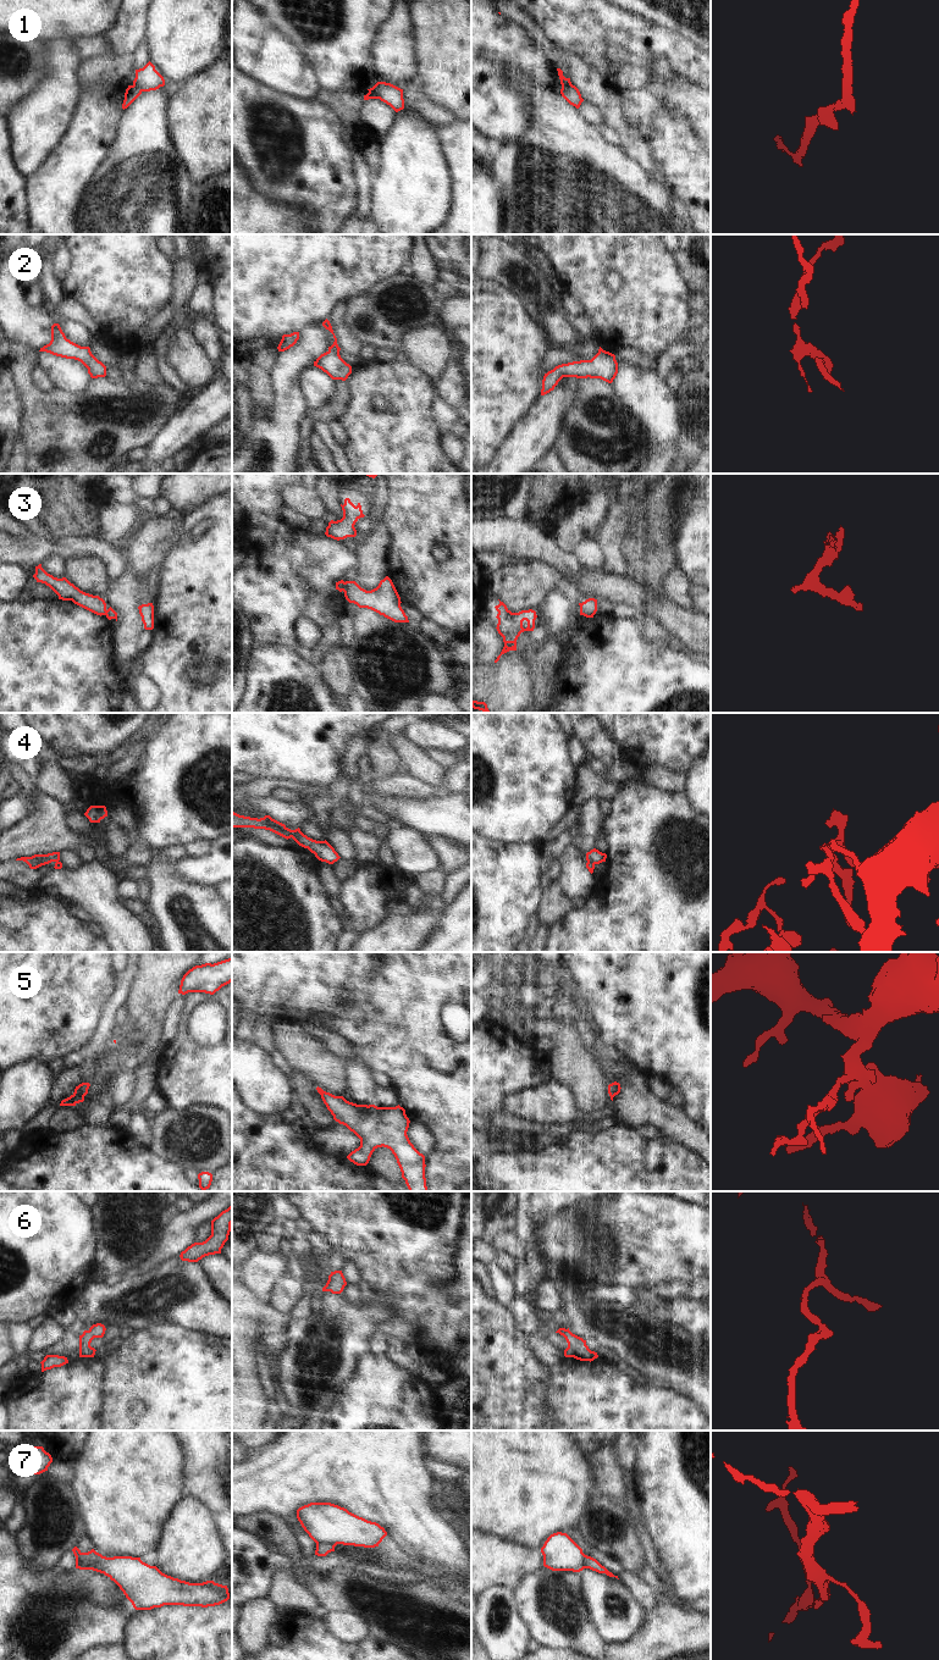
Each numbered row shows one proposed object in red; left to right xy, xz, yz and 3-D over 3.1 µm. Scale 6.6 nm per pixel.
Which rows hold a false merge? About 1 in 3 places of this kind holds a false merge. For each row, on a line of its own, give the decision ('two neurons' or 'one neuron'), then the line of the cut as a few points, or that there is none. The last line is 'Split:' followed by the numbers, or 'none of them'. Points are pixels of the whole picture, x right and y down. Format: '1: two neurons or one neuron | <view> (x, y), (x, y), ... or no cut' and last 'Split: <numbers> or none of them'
1: two neurons | xz (373, 87), (377, 98)
2: one neuron | no cut
3: one neuron | no cut
4: two neurons | xz (293, 830), (302, 834)
5: one neuron | no cut
6: one neuron | no cut
7: two neurons | xz (336, 1543), (316, 1544)
Split: 1, 4, 7

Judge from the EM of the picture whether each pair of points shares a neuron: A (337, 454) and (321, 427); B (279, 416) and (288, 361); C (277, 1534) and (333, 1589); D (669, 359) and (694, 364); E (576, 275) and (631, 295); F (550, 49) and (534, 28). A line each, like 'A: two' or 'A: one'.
A: one
B: one
C: one
D: two
E: one
F: one

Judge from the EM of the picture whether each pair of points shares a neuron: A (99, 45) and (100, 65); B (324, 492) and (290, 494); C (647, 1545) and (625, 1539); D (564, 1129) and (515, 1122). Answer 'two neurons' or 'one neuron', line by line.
A: two neurons
B: two neurons
C: two neurons
D: one neuron

